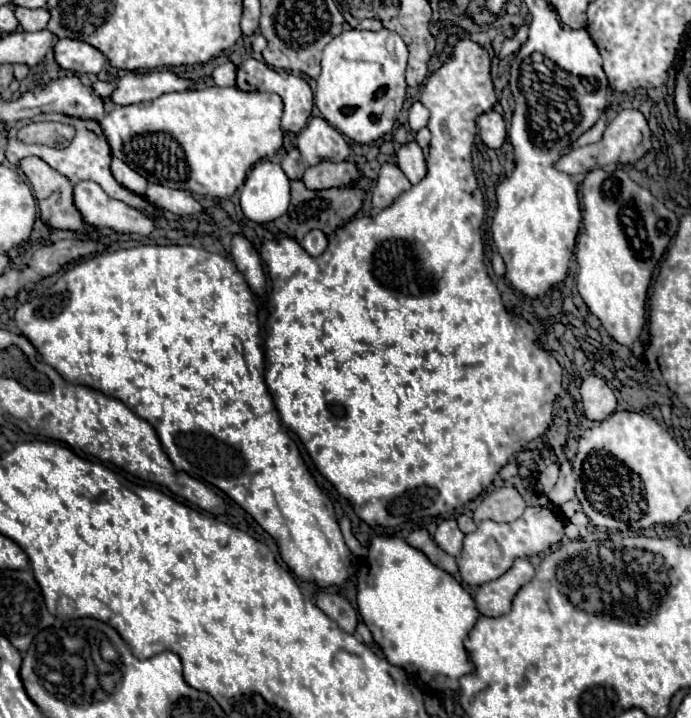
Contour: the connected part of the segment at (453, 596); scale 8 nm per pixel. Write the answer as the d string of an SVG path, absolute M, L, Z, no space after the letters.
M398 537L370 539L370 553L364 565L368 571L358 571L358 611L372 631L374 641L384 649L386 659L434 691L456 691L458 679L472 671L472 663L464 649L464 637L480 617L470 593L452 575L434 567L422 551Z

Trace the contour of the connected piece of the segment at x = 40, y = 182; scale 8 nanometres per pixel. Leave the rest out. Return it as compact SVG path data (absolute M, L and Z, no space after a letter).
M28 157L28 159L20 159L18 169L28 177L32 189L34 189L34 197L38 201L38 209L40 209L40 219L54 229L62 229L62 231L92 231L80 217L78 209L72 203L72 183L60 175L58 171L54 171L52 167L48 167L48 163L44 163L40 157Z

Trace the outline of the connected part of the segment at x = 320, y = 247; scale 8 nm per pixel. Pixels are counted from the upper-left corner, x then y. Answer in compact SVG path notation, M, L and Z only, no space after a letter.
M320 229L310 231L310 233L304 237L304 241L302 241L302 247L304 247L304 249L308 251L308 255L312 255L312 257L322 255L326 245L328 245L328 239L326 239L326 235L324 235Z

